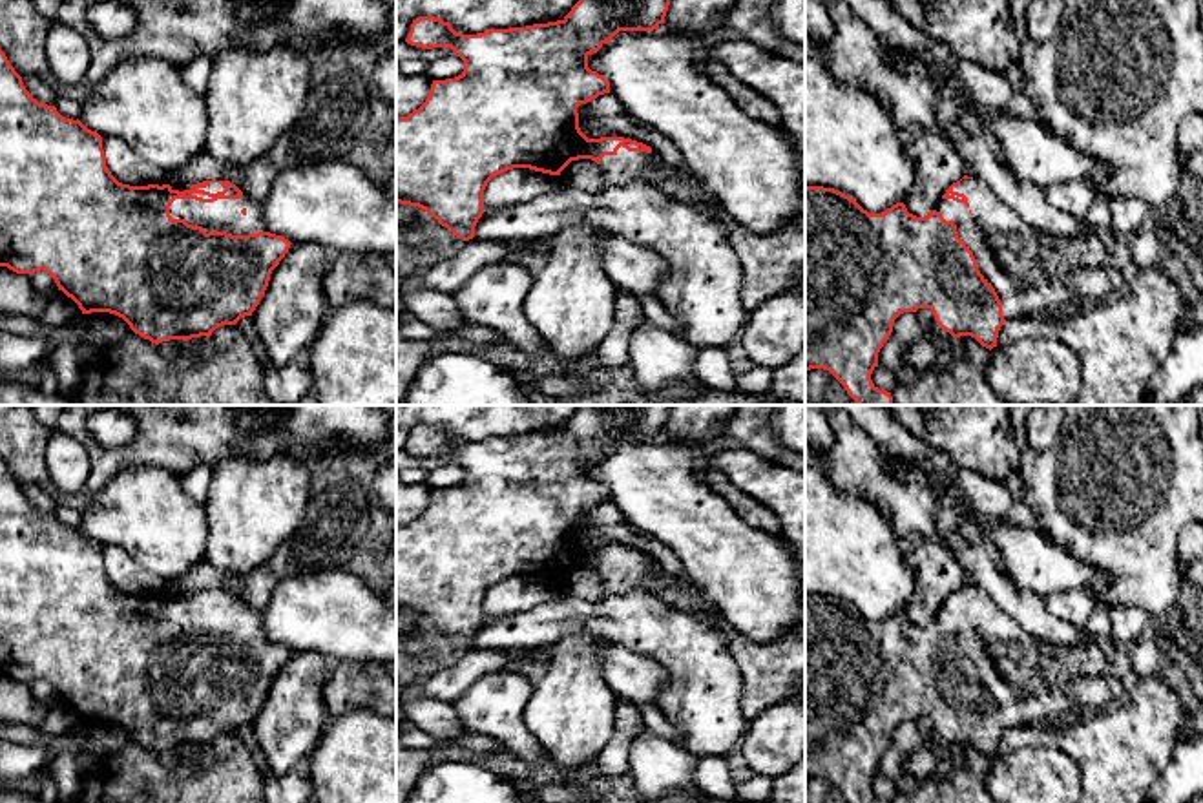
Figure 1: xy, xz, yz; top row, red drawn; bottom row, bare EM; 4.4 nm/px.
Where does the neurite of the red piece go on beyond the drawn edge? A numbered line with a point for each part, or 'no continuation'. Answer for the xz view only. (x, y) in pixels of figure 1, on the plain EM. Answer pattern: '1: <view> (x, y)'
1: xz (625, 575)

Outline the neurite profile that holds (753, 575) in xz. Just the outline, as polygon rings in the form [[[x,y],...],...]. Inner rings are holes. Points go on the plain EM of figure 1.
[[[659,433],[654,440],[619,440],[597,462],[588,476],[610,491],[610,502],[641,533],[661,540],[683,564],[685,579],[701,588],[719,615],[739,635],[767,644],[805,624],[801,606],[800,558],[781,537],[756,529],[697,478],[694,449]]]

